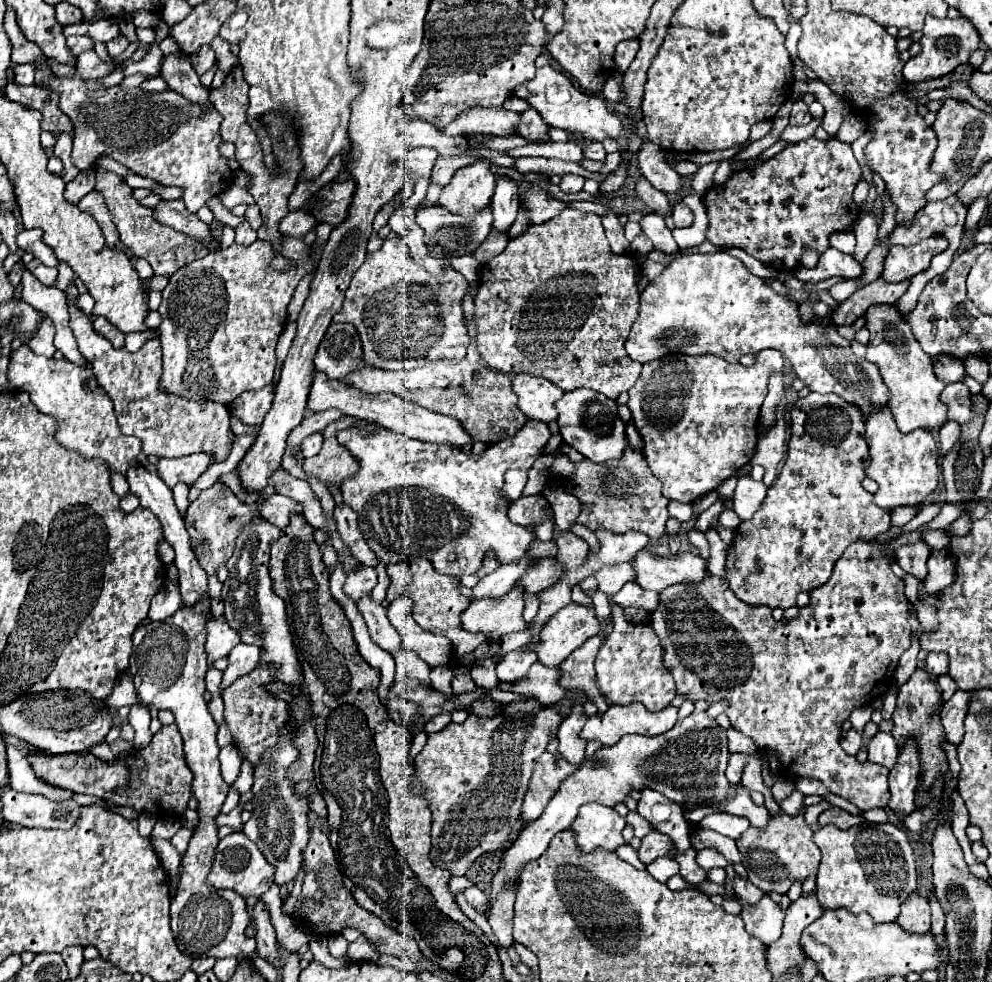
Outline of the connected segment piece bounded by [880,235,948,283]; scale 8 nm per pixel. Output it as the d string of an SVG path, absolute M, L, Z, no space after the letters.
M936 235L928 237L912 247L890 247L884 257L884 271L882 279L886 281L906 281L918 275L920 271L930 267L930 261L934 255L948 249L948 239Z

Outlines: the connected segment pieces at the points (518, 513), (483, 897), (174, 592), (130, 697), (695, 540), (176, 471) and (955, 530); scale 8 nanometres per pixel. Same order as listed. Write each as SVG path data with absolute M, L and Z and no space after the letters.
M520 497L516 501L510 503L508 509L508 517L510 521L514 521L516 525L536 525L542 519L550 519L548 515L548 501L542 497Z
M470 887L470 889L464 889L464 895L468 899L468 903L480 913L480 915L486 915L484 909L486 909L486 901L488 901L488 895L482 893L478 887Z
M164 581L160 593L154 595L154 599L152 599L148 617L164 621L164 619L168 619L168 617L172 617L176 613L180 603L182 603L182 599L180 599L180 593L178 593L178 583Z
M122 673L122 675L118 677L112 695L110 695L108 699L104 699L106 705L118 709L118 707L122 707L122 705L136 705L136 703L138 703L138 693L136 693L136 689L134 689L134 683L132 683L132 679L126 679L126 675L128 675L128 673Z
M690 531L690 543L700 551L700 555L702 557L706 557L706 559L710 559L710 555L708 555L708 541L706 541L706 537L702 535L702 533L698 533L698 531Z
M194 453L194 455L186 455L186 457L178 457L178 459L160 459L156 469L160 479L172 489L176 483L186 483L190 485L192 481L196 481L212 463L212 457L206 453Z
M964 511L950 527L948 527L948 533L950 535L966 535L968 531L970 531L970 515L968 515L968 511Z

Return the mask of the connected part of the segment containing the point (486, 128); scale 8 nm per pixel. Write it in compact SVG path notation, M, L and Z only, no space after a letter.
M472 107L460 113L442 133L444 135L512 135L518 113L506 109Z

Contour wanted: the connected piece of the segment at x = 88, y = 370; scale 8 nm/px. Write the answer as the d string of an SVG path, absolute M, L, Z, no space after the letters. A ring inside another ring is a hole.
M28 345L18 347L10 355L8 365L8 381L14 391L30 393L32 403L58 421L58 443L66 449L78 451L84 457L104 459L110 469L126 473L128 467L134 467L140 455L140 441L136 437L128 437L120 431L116 423L116 413L112 407L112 399L106 391L96 383L92 375L92 365L78 367L68 359L48 359L44 355L36 355ZM88 377L90 387L84 389L84 379Z

